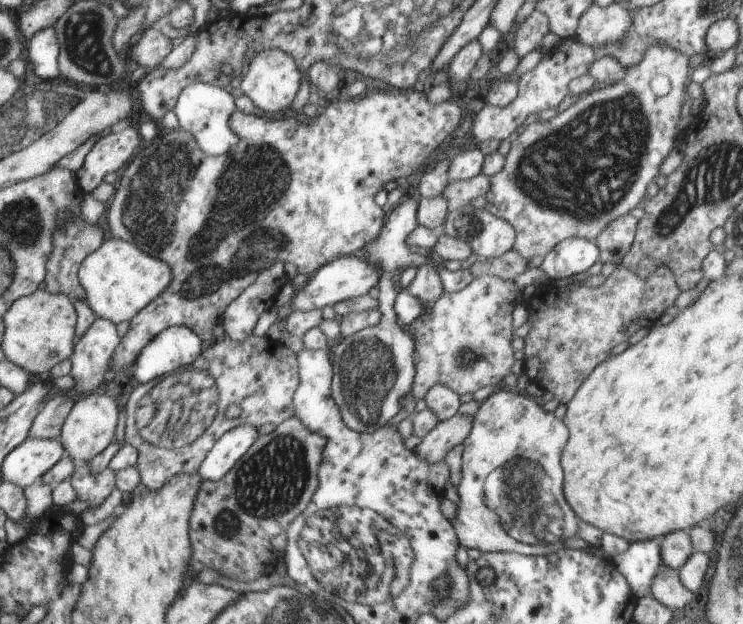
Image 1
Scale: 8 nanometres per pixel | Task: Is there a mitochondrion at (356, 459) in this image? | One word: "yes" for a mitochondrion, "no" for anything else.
no

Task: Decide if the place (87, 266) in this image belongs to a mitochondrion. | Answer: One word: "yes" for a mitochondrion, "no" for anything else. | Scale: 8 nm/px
no

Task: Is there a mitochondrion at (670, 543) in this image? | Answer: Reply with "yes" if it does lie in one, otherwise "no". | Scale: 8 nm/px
no

